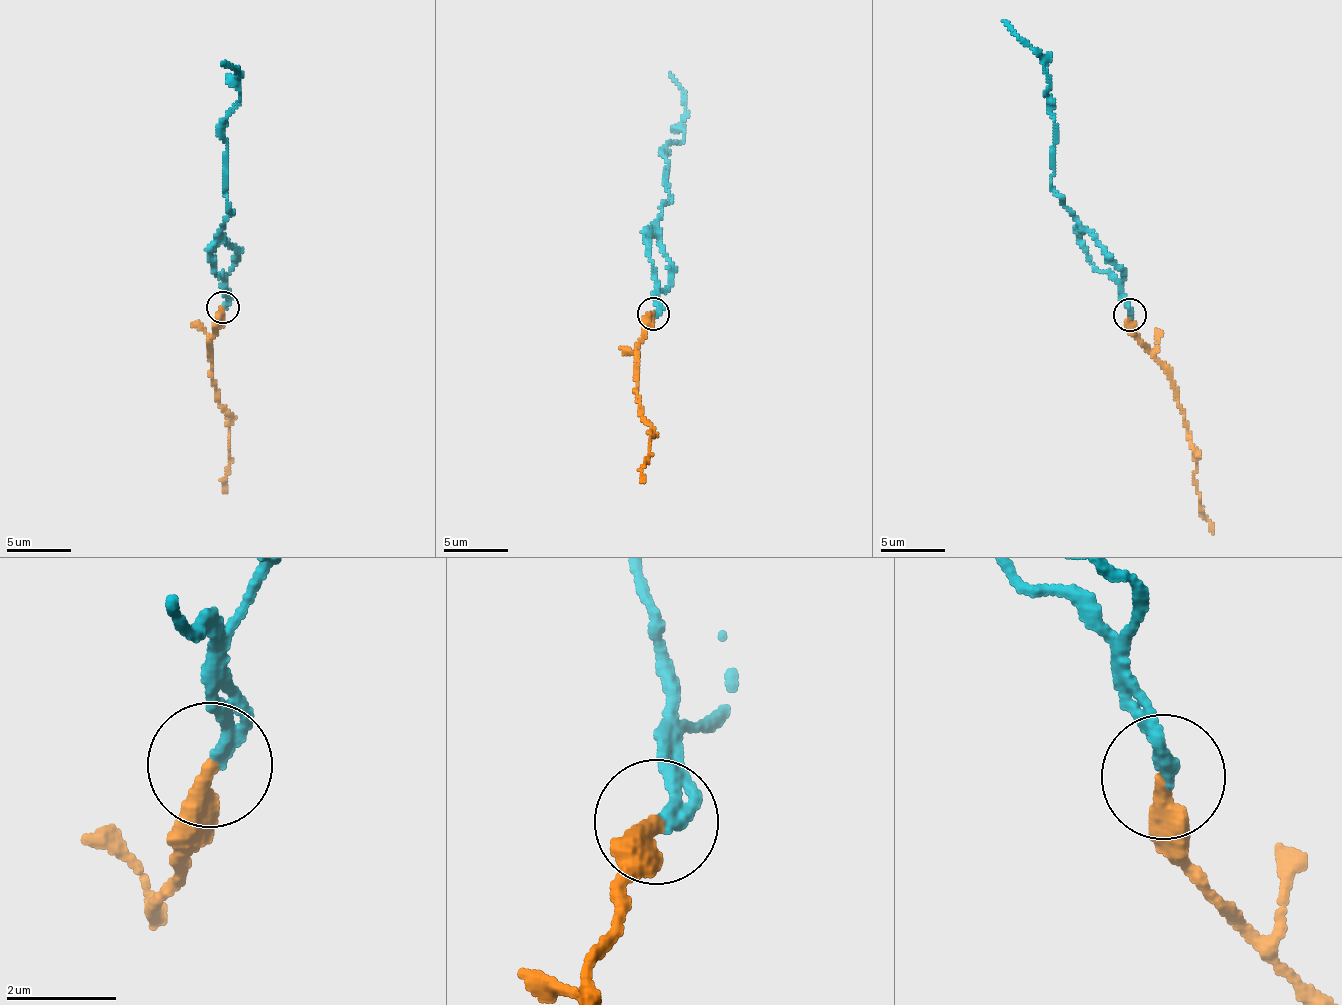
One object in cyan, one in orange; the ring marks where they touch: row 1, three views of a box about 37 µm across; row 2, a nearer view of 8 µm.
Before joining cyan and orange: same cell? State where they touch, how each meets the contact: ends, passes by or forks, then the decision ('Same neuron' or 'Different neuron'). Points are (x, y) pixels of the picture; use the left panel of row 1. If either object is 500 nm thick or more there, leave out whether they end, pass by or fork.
Place: (222, 307). At the ring cyan ends. At the ring orange ends. Different neuron

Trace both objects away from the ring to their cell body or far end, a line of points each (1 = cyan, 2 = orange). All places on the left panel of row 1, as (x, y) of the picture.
1: (223, 307), (236, 257), (221, 231), (230, 213), (223, 119), (239, 100), (239, 80), (238, 71), (221, 63)
2: (223, 307), (214, 336), (212, 362), (216, 399), (229, 416), (227, 492)

